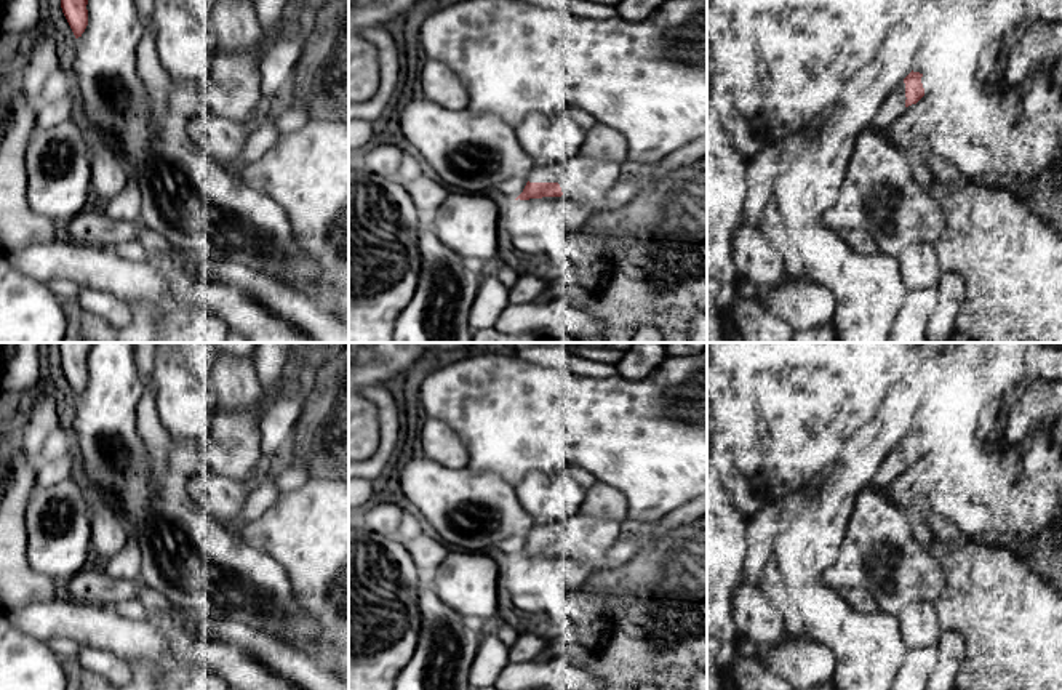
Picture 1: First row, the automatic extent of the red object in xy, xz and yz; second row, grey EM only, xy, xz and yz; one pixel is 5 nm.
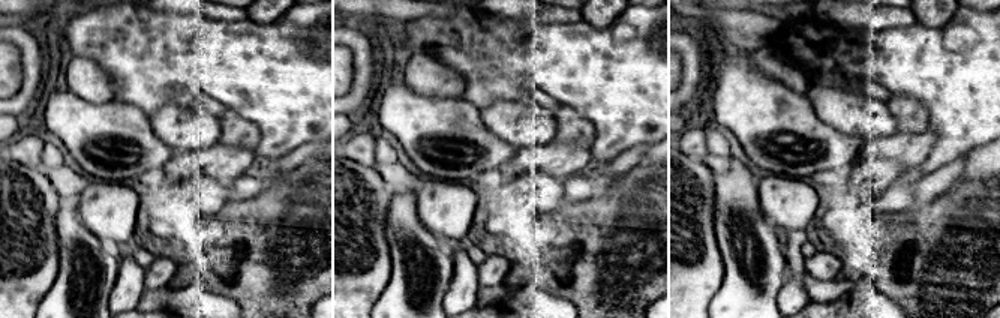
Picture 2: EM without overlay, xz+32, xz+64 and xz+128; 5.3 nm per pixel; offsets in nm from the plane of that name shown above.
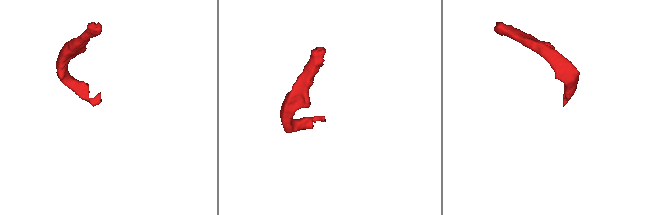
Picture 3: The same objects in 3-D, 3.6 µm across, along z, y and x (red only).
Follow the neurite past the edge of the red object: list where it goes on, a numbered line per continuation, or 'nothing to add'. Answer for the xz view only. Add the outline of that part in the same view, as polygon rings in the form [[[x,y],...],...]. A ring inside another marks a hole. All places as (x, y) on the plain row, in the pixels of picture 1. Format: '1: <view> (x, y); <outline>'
1: xz (587, 538); [[[577,512],[555,524],[534,525],[526,538],[558,541],[563,554],[574,554],[593,576],[617,568],[609,562],[609,549],[622,540],[625,528],[627,525],[619,522],[597,520]]]

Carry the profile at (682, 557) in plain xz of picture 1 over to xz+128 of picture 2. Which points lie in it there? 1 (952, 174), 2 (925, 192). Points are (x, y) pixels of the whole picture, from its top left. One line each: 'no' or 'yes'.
1: no
2: no

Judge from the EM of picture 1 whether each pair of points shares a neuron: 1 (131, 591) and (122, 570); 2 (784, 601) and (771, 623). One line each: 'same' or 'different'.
1: different
2: different

